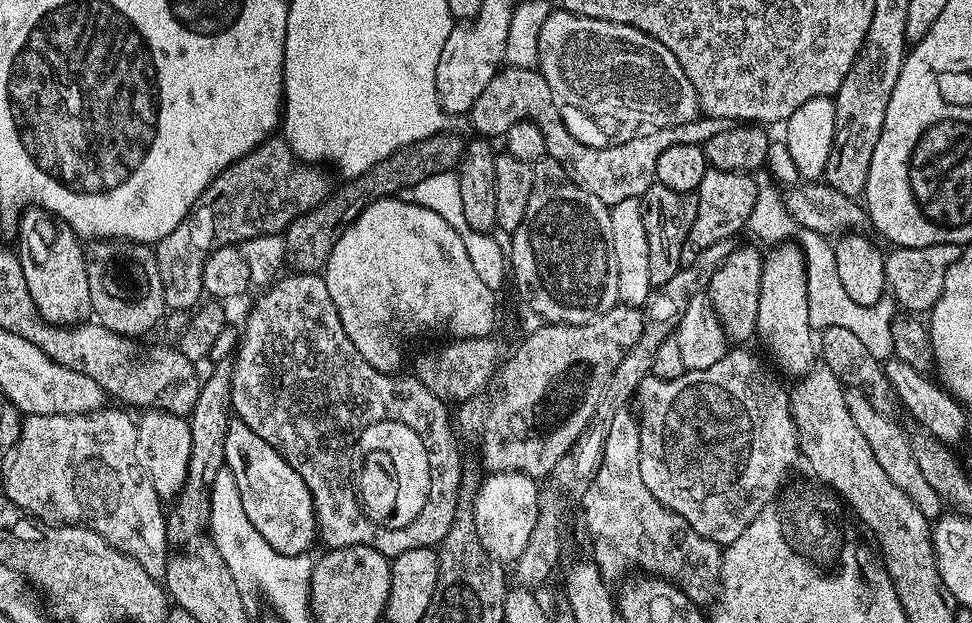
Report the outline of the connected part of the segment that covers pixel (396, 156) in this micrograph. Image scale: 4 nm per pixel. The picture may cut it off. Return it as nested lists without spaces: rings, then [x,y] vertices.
[[[420,141],[403,147],[390,154],[390,158],[376,163],[366,174],[347,180],[333,191],[318,206],[304,212],[291,221],[284,231],[285,261],[297,273],[317,273],[327,262],[334,243],[341,234],[356,220],[358,214],[375,200],[389,199],[404,190],[412,190],[425,177],[432,175],[432,164],[424,164],[422,143]]]

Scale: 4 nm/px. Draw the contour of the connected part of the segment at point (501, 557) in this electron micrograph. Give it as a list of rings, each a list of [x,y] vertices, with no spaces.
[[[524,472],[489,473],[482,481],[475,498],[475,530],[485,552],[498,562],[516,561],[538,520],[540,486],[535,477]]]

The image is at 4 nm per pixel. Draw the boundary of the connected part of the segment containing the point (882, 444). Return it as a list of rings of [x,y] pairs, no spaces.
[[[845,388],[844,397],[846,398],[846,410],[850,410],[850,418],[854,418],[858,430],[862,430],[862,438],[870,442],[870,450],[874,452],[874,458],[878,460],[882,470],[886,470],[887,477],[894,482],[894,486],[898,486],[898,490],[907,494],[910,502],[914,502],[914,506],[918,506],[922,514],[926,514],[929,522],[939,520],[942,515],[940,495],[932,489],[930,482],[926,482],[926,478],[922,478],[922,470],[918,470],[918,462],[914,462],[912,446],[906,432],[904,436],[903,430],[895,424],[897,421],[893,417],[878,414],[878,410],[874,410],[870,402],[866,402],[862,390]]]

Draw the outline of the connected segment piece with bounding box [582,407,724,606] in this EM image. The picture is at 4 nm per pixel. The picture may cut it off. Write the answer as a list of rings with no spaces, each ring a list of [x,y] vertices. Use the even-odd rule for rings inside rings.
[[[620,407],[614,414],[601,464],[582,495],[584,528],[592,539],[592,552],[596,555],[592,556],[605,577],[620,576],[627,568],[640,568],[636,570],[680,585],[694,603],[707,605],[720,578],[724,561],[722,548],[695,533],[678,513],[656,501],[647,490],[639,460],[640,422],[635,411],[628,411],[627,407]]]

